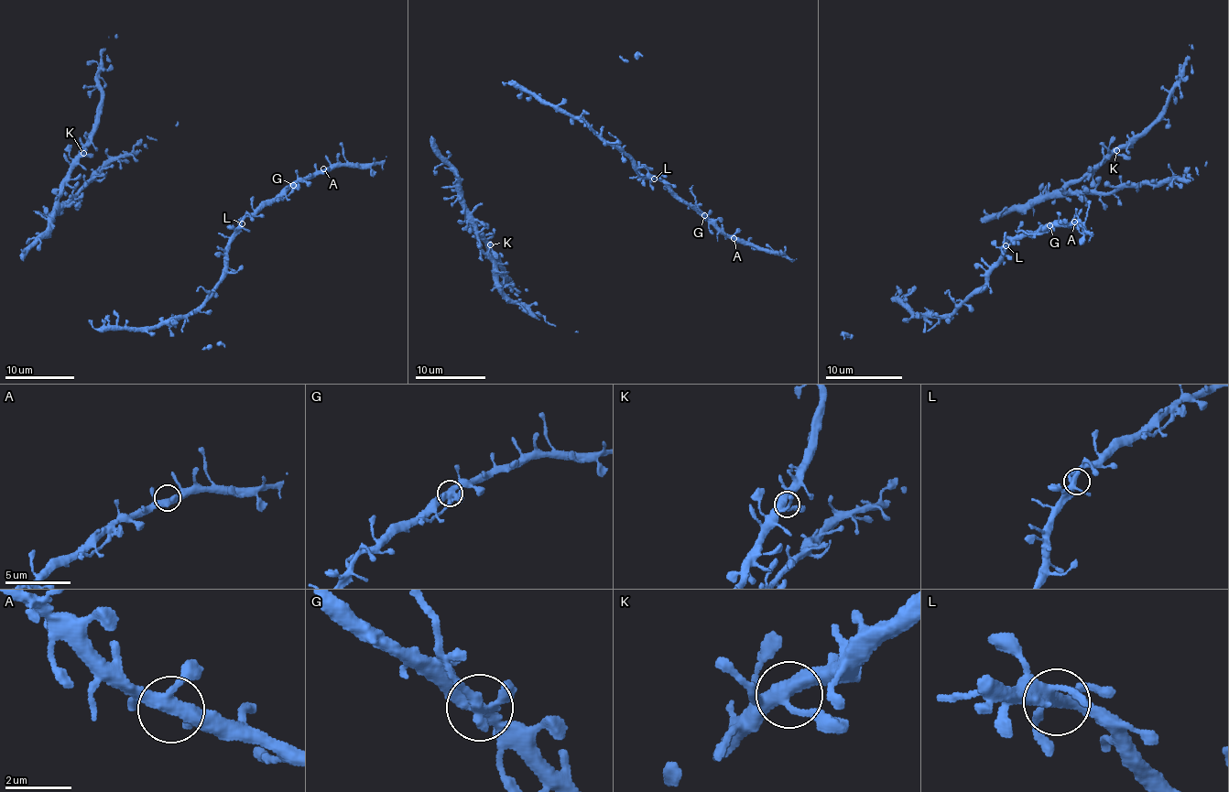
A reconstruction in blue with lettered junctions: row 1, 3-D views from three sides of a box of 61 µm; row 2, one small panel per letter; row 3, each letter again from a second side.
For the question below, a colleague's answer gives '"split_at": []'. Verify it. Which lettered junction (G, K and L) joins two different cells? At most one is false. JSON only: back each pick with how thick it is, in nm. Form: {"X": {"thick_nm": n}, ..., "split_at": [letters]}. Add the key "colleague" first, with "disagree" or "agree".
{"colleague": "agree", "split_at": []}

